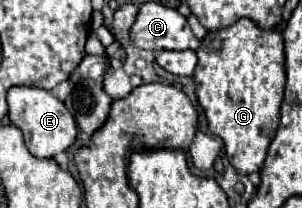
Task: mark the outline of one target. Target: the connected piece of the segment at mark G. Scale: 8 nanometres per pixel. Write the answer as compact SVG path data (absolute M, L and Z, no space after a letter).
M238 20L228 28L208 32L200 40L198 64L192 74L196 84L198 102L206 114L208 130L224 140L226 158L236 168L238 174L260 172L268 146L280 124L280 104L284 96L286 70L284 70L284 40L276 30L262 30L252 20Z

